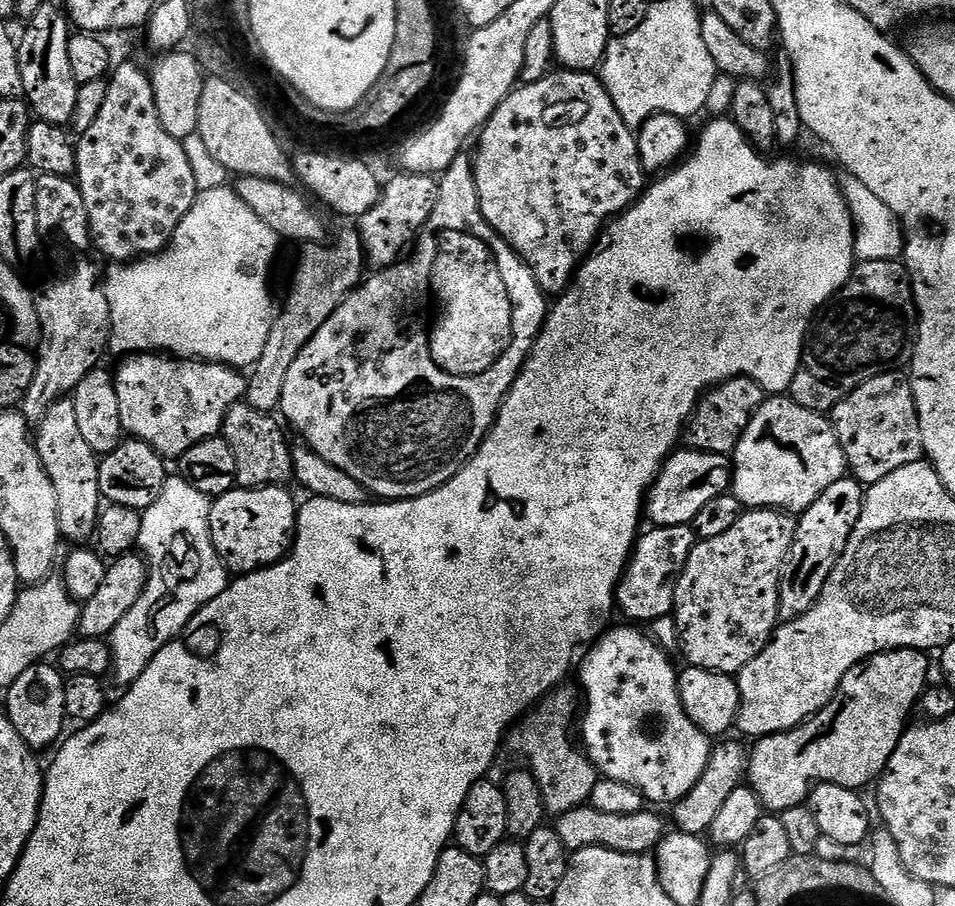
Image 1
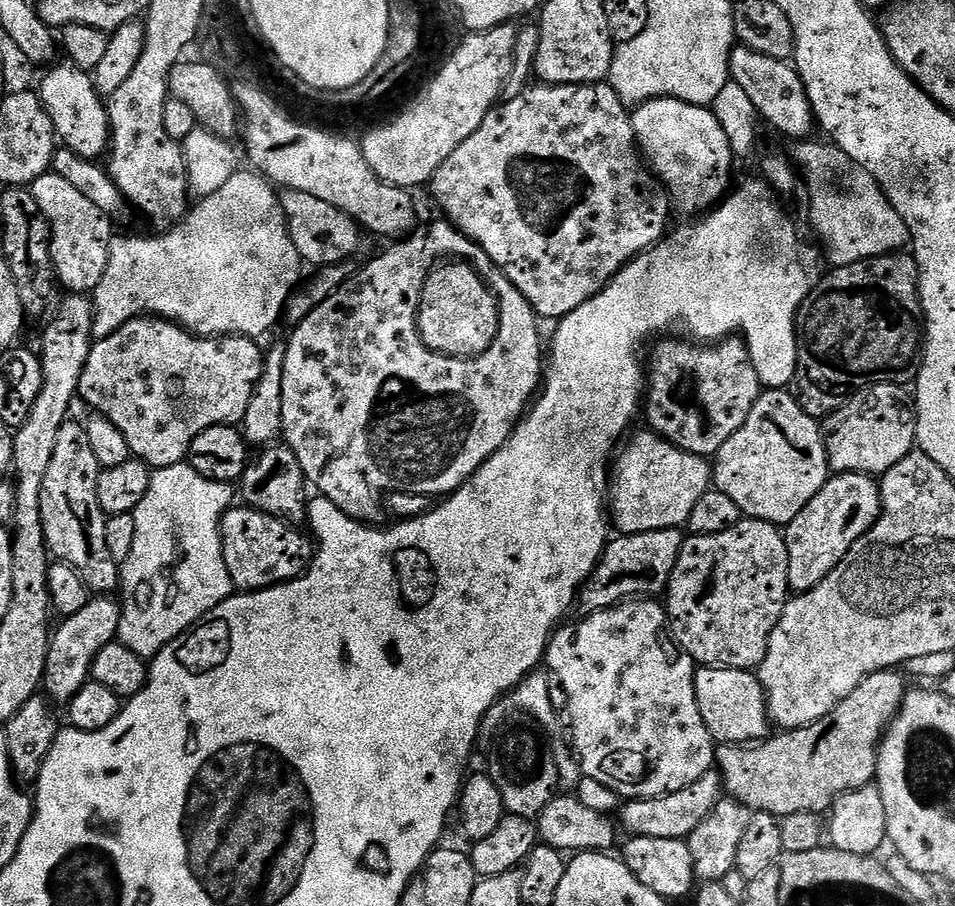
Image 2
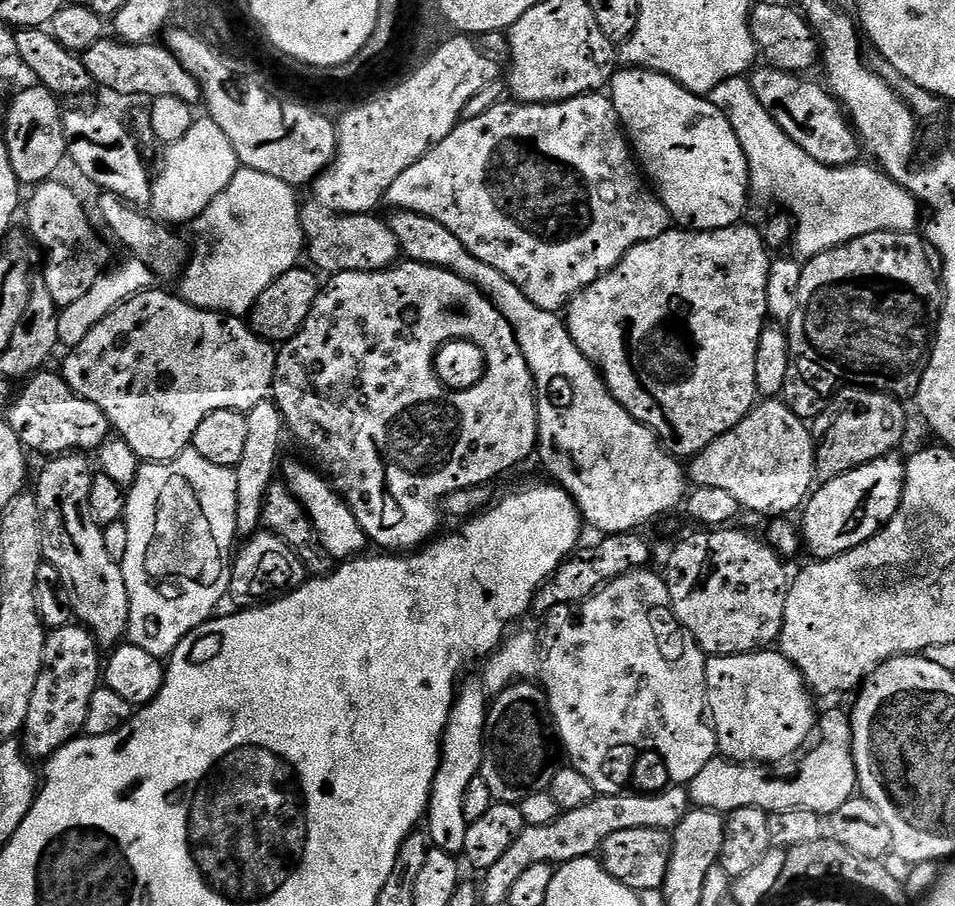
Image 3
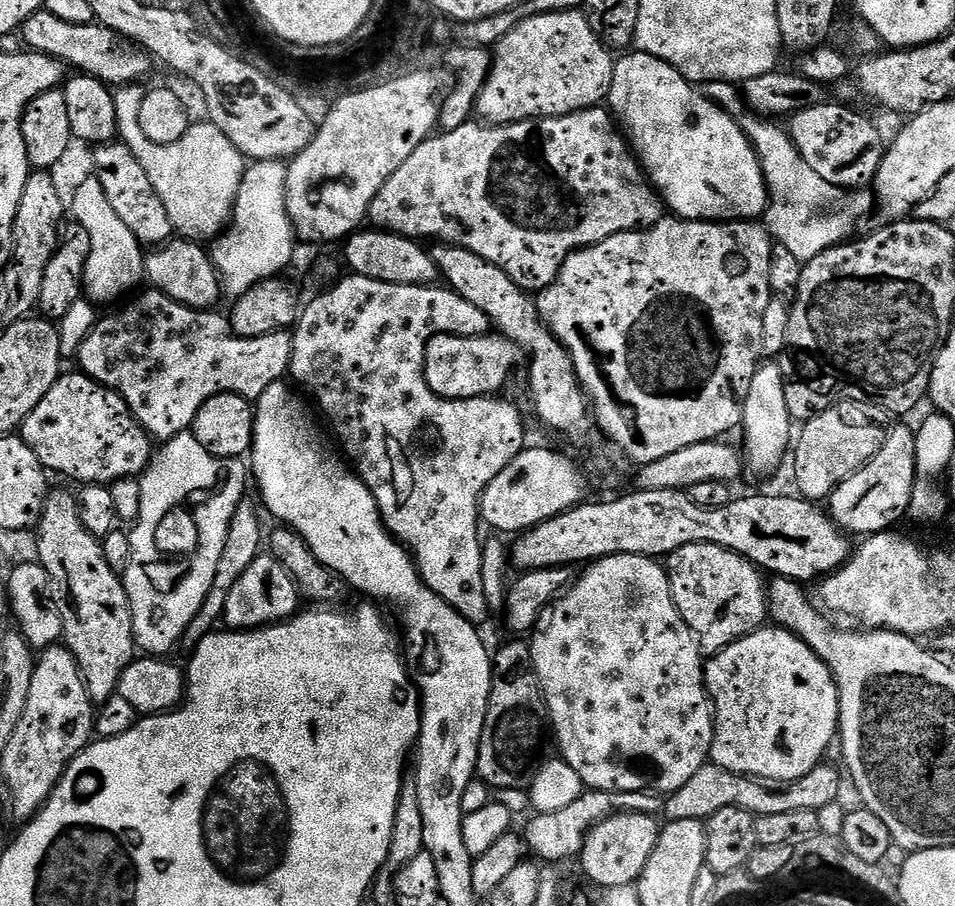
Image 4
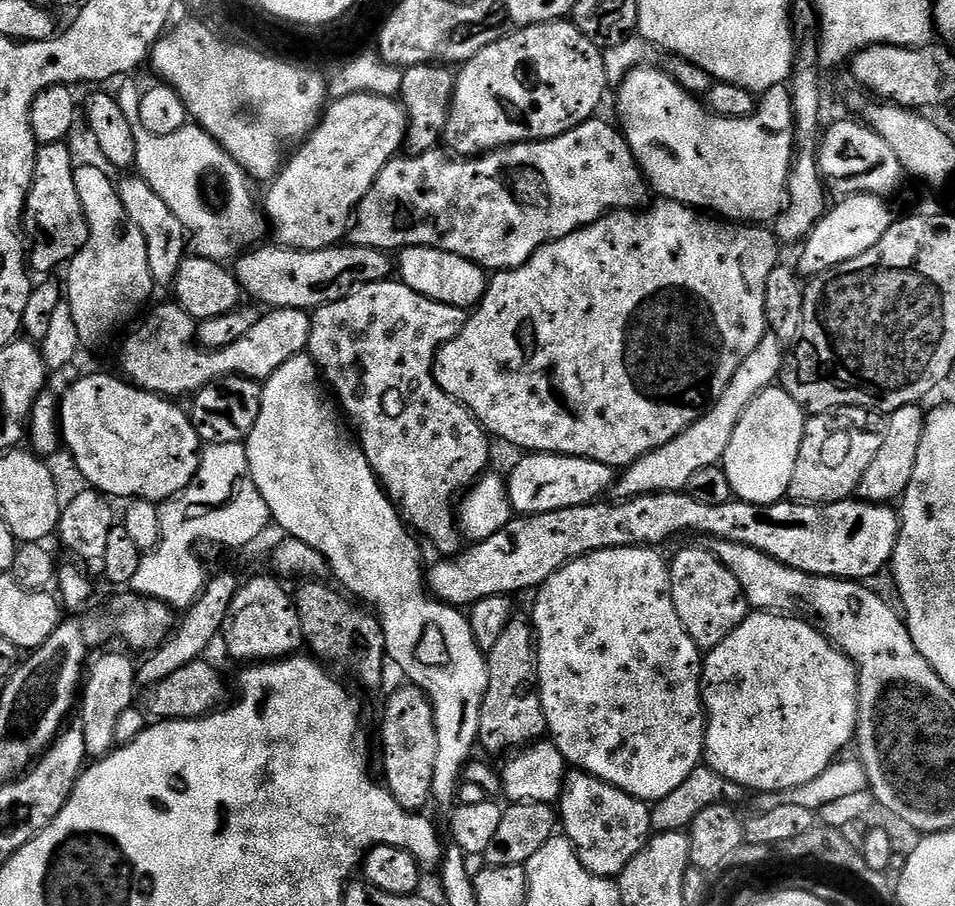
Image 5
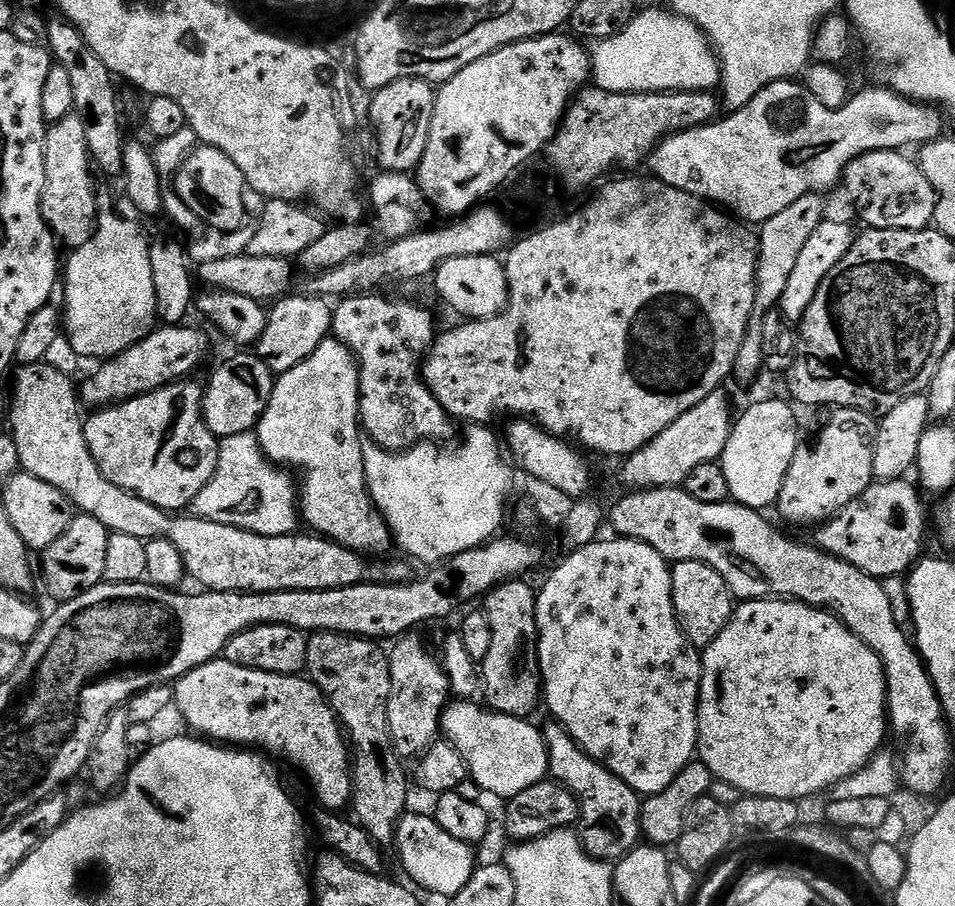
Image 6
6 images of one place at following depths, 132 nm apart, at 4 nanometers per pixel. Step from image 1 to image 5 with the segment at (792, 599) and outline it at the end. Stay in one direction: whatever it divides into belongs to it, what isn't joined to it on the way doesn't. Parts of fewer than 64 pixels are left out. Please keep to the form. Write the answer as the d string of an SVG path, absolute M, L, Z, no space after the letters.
M920 404L902 406L887 413L882 450L878 450L874 462L870 462L870 470L862 474L862 482L858 489L859 499L867 500L869 504L888 504L903 497L905 490L910 486L910 478L918 462L918 446L922 446L925 415L925 409Z

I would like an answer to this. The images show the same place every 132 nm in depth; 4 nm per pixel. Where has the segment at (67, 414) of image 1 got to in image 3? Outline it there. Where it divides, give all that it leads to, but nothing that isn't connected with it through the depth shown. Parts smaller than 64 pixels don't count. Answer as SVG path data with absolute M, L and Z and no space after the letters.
M84 454L51 457L45 463L48 465L41 470L40 477L37 478L36 485L34 485L34 491L40 511L44 559L47 564L54 566L54 570L58 570L58 578L62 578L64 594L73 617L91 632L101 649L112 650L127 637L130 602L121 561L110 558L104 541L104 529L92 517L90 482L94 475L94 468L93 465L92 468L88 465L88 459L89 457Z

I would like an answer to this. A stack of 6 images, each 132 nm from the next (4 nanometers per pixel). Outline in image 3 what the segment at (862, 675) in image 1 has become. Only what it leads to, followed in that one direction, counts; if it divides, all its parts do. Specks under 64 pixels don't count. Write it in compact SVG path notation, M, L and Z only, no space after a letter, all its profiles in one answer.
M840 708L830 709L825 716L823 713L818 720L818 732L824 737L816 745L813 743L795 762L745 764L727 758L706 762L706 766L702 766L702 770L694 774L691 784L687 785L689 798L695 807L709 808L711 812L721 814L754 806L766 813L814 810L814 814L831 818L858 792L849 713Z

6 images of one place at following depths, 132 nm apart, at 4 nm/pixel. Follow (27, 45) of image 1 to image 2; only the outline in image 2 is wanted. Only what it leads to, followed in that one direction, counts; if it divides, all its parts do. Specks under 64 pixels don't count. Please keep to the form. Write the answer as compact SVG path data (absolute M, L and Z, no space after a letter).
M68 62L63 63L57 68L49 67L44 81L39 81L40 101L50 114L50 122L54 122L59 143L82 158L93 162L99 161L110 147L112 134L108 126L105 97L101 96L96 88L95 79L85 69L77 68Z

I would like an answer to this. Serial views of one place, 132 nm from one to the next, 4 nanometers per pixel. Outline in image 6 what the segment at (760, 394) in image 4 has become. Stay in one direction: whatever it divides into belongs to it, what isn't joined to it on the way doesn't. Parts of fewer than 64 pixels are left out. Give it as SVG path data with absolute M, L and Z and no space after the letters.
M765 399L746 409L744 417L733 423L730 438L722 449L722 463L726 482L730 482L732 500L757 510L768 510L771 504L773 507L779 501L782 482L802 440L796 433L793 405L783 399Z

